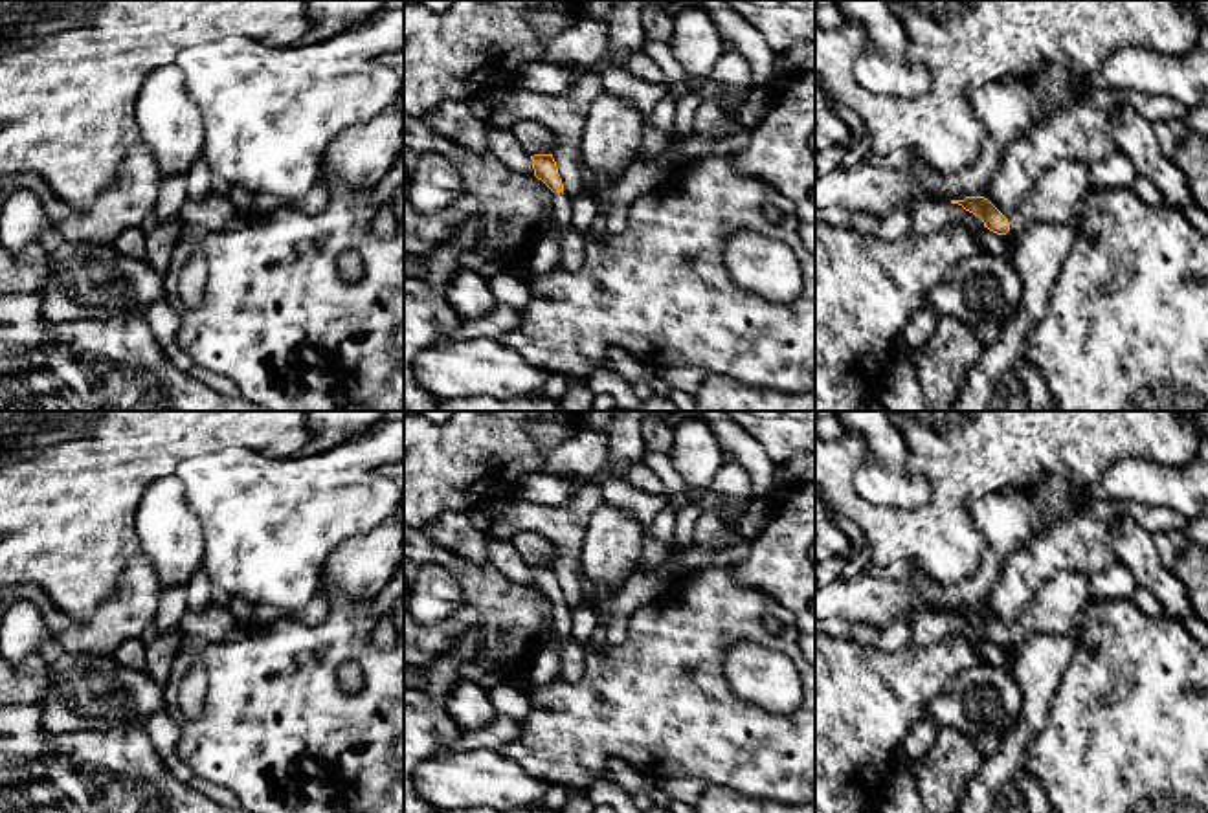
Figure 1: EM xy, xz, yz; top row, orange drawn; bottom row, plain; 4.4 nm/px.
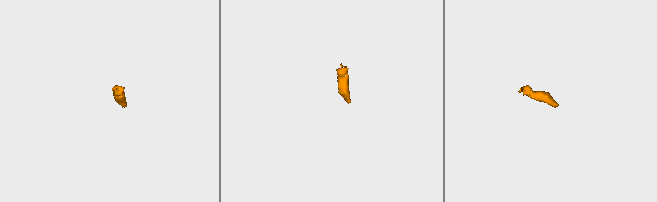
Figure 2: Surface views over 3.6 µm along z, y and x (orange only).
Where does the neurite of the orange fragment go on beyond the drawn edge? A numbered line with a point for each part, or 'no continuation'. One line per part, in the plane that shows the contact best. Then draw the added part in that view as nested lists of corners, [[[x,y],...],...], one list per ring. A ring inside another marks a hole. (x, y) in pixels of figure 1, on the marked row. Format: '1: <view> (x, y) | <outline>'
1: yz (1062, 193) | [[[1059,161],[1039,180],[1023,207],[1008,218],[1010,233],[1019,233],[1035,222],[1079,226],[1089,193],[1091,165]]]

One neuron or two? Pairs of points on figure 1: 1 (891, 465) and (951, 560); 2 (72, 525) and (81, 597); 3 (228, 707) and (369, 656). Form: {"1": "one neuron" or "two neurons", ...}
{"1": "two neurons", "2": "one neuron", "3": "one neuron"}

